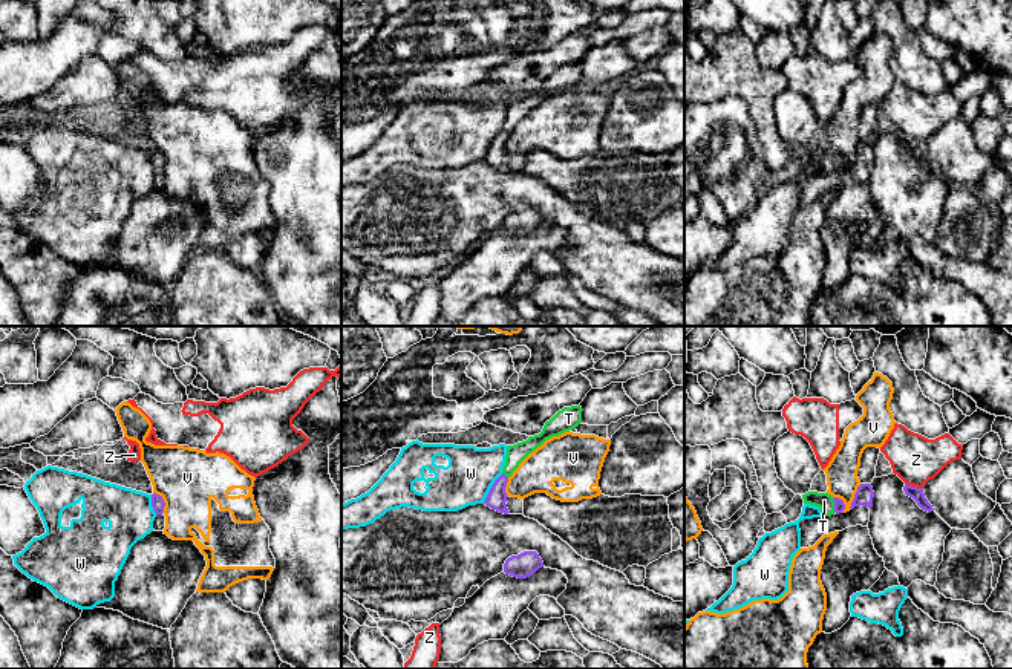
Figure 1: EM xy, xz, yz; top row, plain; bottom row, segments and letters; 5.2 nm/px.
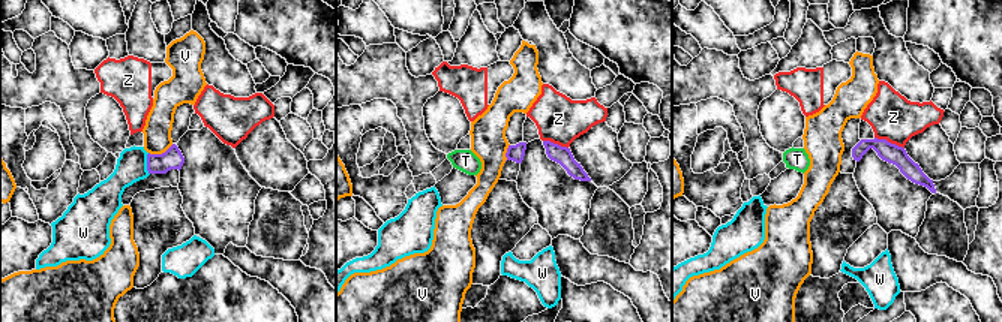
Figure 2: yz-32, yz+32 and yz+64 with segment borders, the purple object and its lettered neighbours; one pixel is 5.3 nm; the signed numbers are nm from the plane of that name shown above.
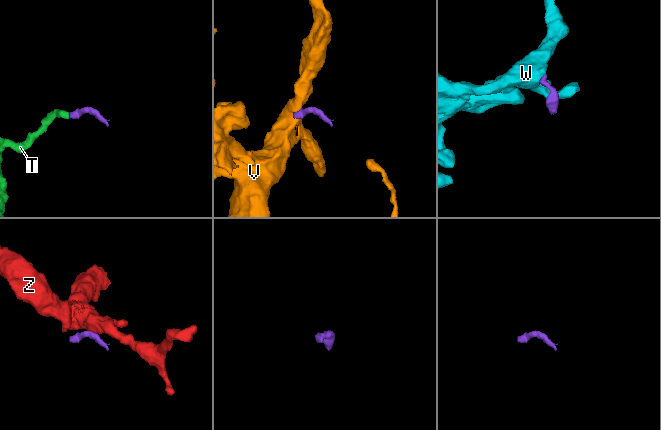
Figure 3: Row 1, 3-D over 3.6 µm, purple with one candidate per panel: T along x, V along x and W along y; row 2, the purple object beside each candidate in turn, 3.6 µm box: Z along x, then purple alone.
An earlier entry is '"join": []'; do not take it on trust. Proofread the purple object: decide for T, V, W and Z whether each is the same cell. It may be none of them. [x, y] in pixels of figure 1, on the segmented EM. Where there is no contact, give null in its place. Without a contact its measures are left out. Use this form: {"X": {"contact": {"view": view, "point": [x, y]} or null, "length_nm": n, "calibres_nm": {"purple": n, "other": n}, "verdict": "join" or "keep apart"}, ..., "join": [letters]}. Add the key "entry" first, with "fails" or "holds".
{"entry": "fails", "T": {"contact": {"view": "yz", "point": [835, 505]}, "length_nm": 80, "calibres_nm": {"purple": 60, "other": 90}, "verdict": "join"}, "V": {"contact": {"view": "yz", "point": [855, 496]}, "length_nm": 150, "calibres_nm": {"purple": 100, "other": 170}, "verdict": "keep apart"}, "W": {"contact": {"view": "xz", "point": [490, 489]}, "length_nm": 190, "calibres_nm": {"purple": 110, "other": 260}, "verdict": "keep apart"}, "Z": {"contact": {"view": "yz", "point": [914, 487]}, "length_nm": 100, "calibres_nm": {"purple": 70, "other": 260}, "verdict": "keep apart"}, "join": ["T"]}

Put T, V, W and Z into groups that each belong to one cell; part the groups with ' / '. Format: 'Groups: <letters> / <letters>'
Groups: T / V / W Z

